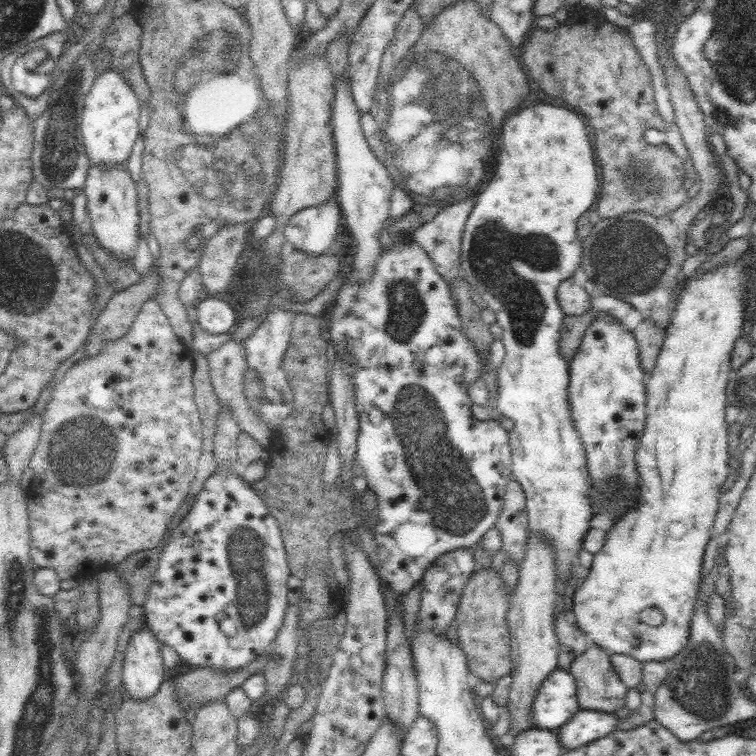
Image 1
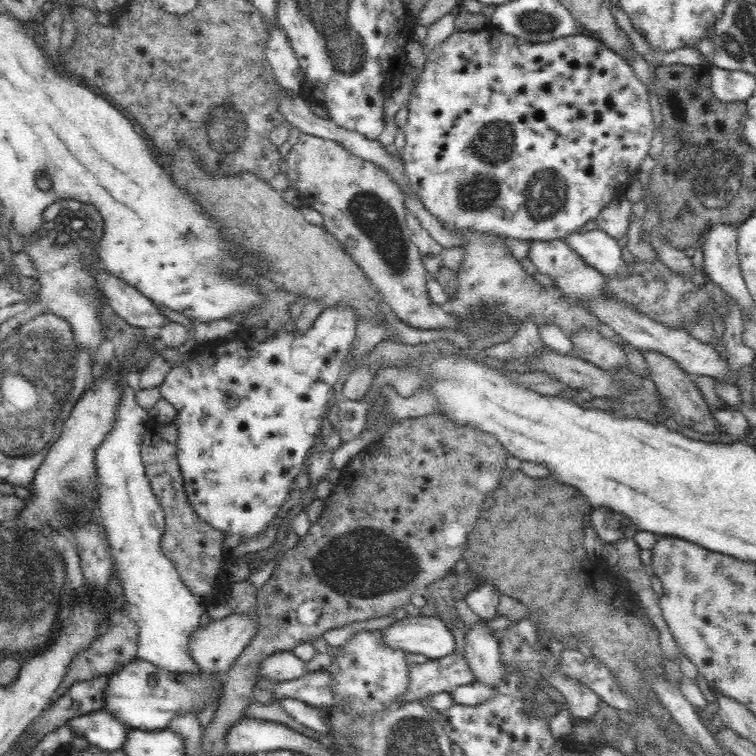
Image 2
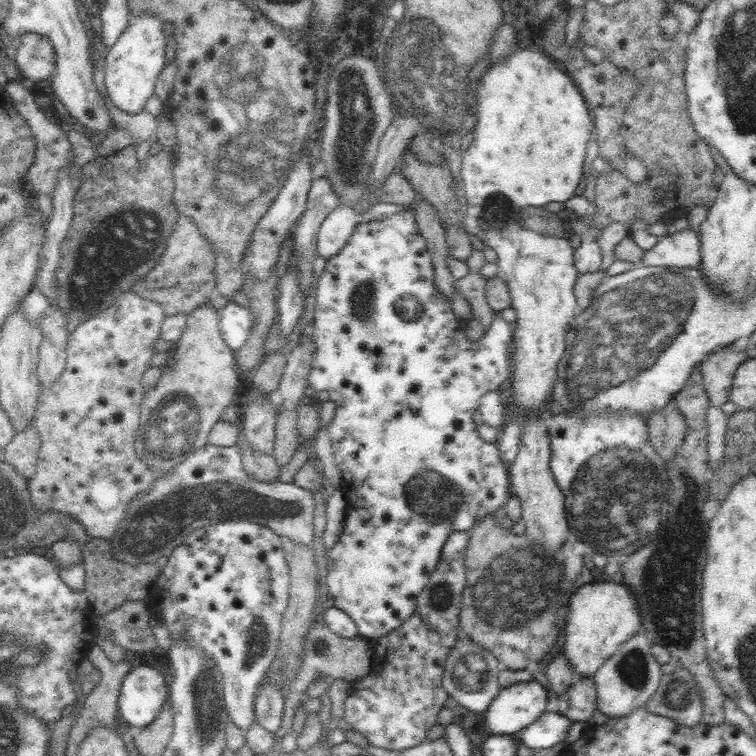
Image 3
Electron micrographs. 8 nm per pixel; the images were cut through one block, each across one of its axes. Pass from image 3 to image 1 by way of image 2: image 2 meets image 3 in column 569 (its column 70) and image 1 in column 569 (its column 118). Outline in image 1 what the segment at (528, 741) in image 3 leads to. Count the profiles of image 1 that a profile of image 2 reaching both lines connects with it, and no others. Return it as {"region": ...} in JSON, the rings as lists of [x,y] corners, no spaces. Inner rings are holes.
{"region":[[[581,709],[556,732],[565,750],[573,749],[614,733],[618,720],[614,713]]]}

